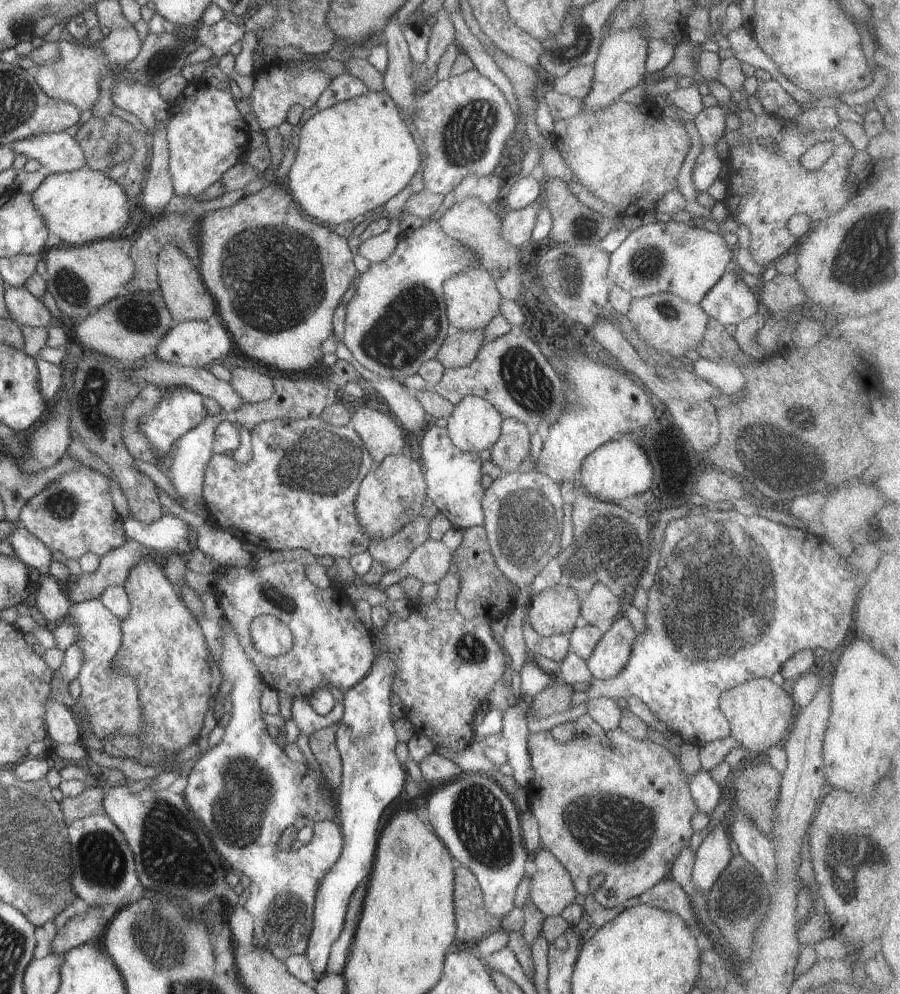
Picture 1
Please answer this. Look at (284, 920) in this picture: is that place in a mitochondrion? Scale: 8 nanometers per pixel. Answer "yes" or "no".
yes

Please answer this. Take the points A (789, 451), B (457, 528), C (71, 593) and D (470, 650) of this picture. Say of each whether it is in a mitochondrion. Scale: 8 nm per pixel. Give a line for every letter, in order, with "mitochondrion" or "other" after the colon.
A: mitochondrion
B: other
C: other
D: mitochondrion

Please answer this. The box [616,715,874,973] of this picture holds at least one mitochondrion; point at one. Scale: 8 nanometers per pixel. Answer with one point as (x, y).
(851, 860)

